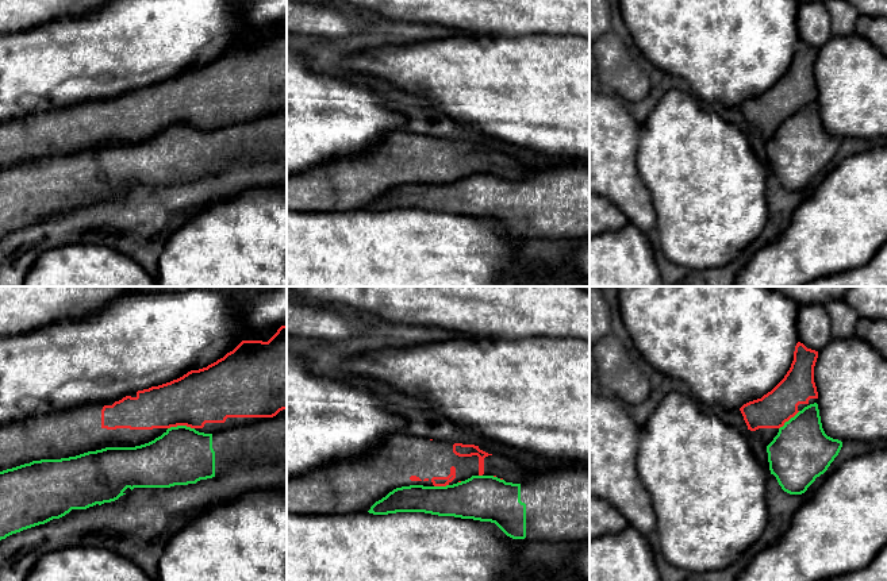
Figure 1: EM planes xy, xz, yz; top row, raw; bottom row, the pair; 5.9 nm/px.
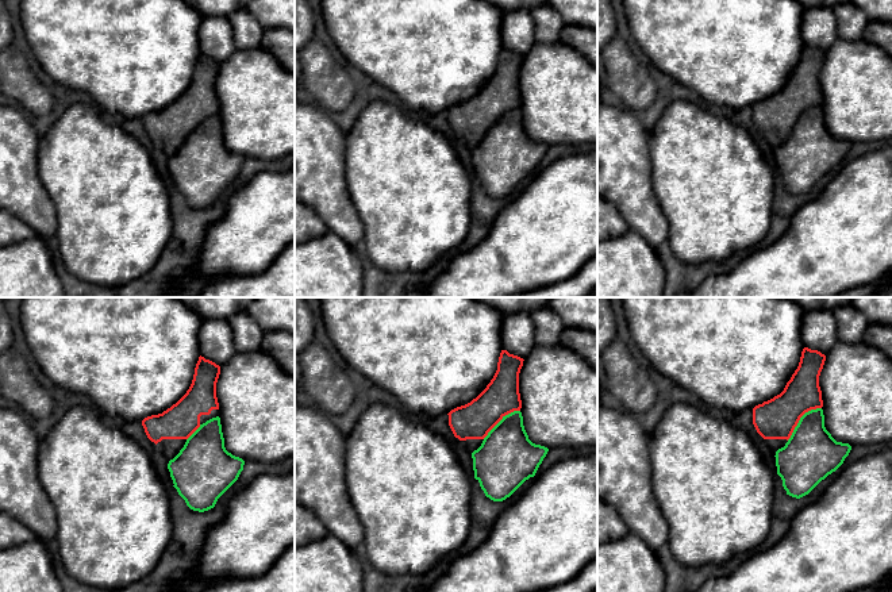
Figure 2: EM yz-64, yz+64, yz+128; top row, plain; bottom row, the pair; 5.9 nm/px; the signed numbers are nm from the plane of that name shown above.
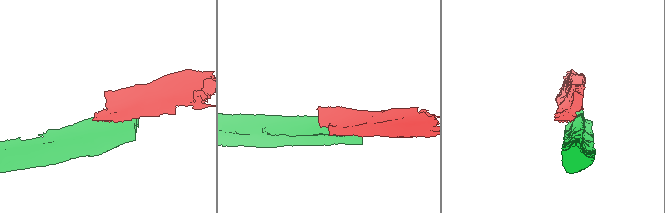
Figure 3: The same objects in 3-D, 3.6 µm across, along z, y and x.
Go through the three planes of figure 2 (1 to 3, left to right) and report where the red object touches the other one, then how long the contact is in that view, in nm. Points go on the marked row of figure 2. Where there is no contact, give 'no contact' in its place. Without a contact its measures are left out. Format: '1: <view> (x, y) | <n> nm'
1: yz-64 (193, 433) | 130 nm
2: yz+64 (500, 421) | 280 nm
3: yz+128 (800, 419) | 280 nm

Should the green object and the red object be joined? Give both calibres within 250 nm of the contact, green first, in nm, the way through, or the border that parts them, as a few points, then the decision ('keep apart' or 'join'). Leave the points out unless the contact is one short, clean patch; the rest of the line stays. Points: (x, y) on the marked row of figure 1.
340 nm thick on the green side, 320 nm on the other; keep apart

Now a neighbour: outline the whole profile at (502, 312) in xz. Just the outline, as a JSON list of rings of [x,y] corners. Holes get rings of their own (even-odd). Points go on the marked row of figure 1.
[[[287,286],[300,295],[304,303],[335,307],[347,312],[357,312],[362,316],[372,318],[377,322],[406,324],[406,326],[425,326],[441,327],[445,330],[457,331],[461,334],[494,338],[494,339],[522,339],[522,338],[577,338],[590,342],[590,292],[580,286]]]

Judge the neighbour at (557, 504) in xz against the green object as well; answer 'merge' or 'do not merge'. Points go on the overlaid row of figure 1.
merge

